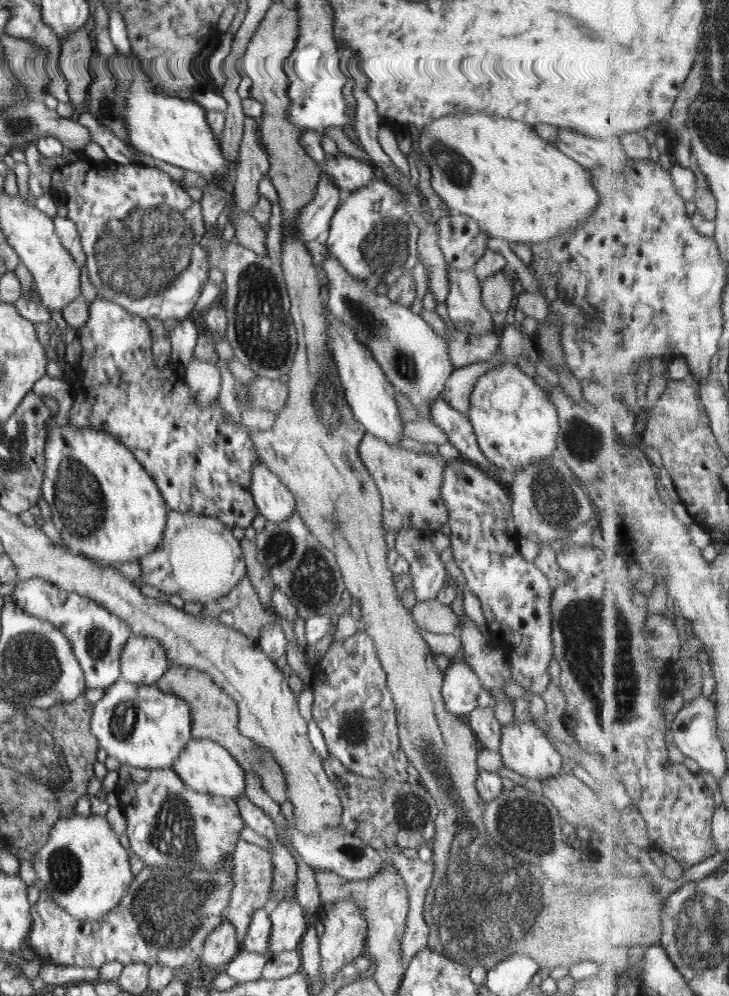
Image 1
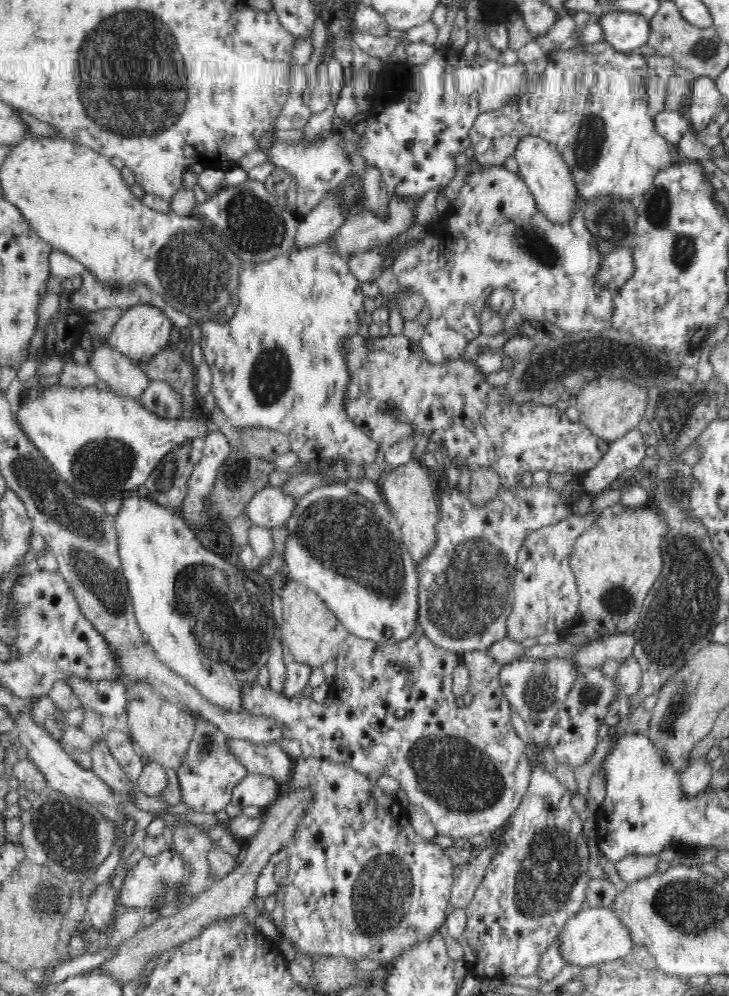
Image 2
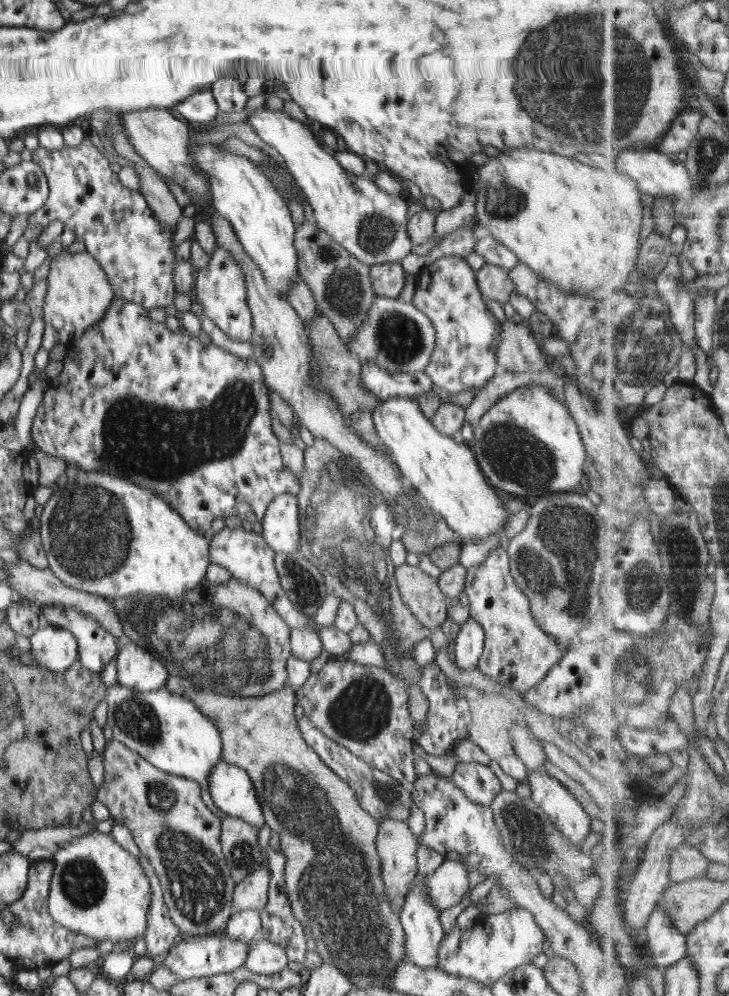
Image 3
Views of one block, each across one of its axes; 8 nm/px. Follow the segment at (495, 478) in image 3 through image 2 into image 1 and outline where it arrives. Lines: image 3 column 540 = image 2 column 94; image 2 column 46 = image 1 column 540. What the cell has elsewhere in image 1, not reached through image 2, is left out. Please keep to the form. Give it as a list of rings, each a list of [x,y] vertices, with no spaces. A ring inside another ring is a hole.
[[[506,360],[476,381],[470,397],[468,418],[482,455],[500,471],[518,473],[532,463],[557,455],[557,408],[546,391],[515,362]]]

